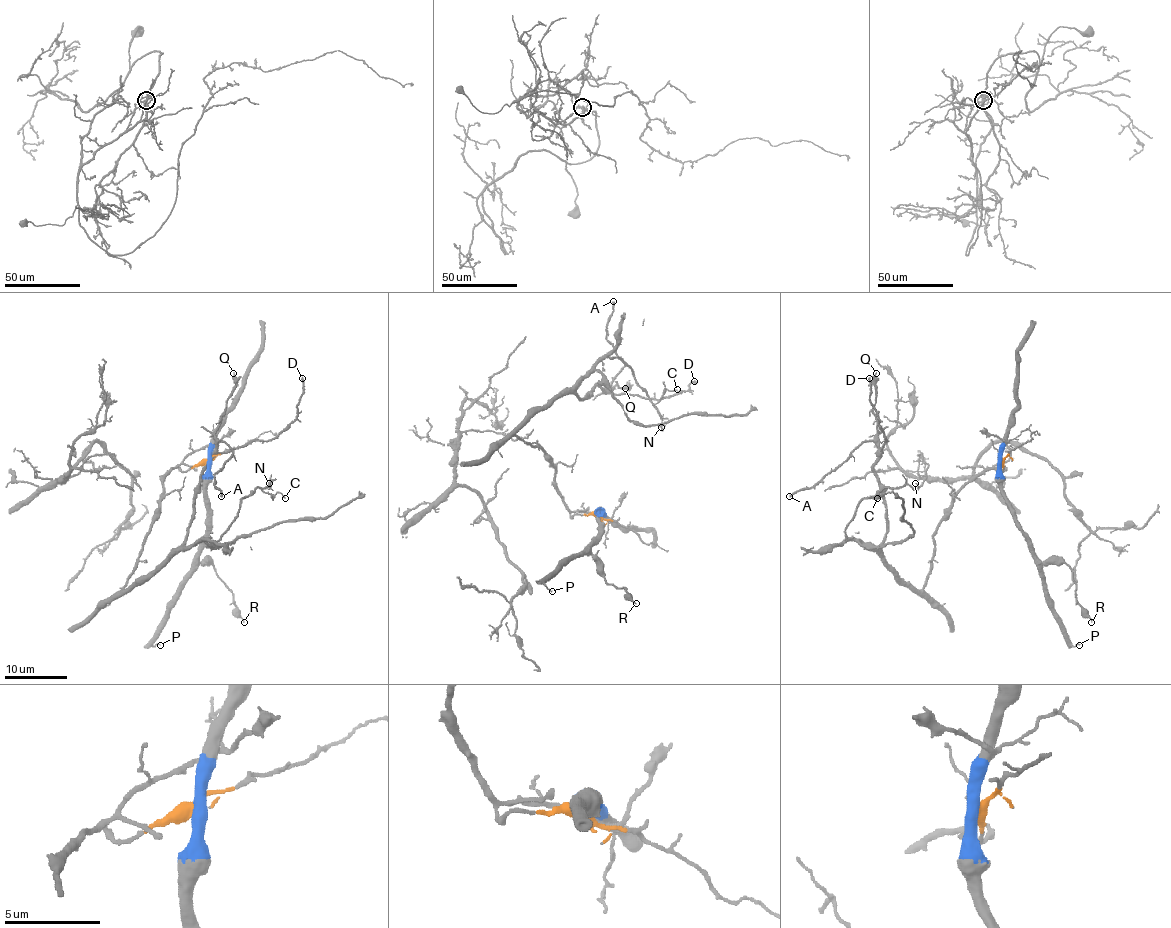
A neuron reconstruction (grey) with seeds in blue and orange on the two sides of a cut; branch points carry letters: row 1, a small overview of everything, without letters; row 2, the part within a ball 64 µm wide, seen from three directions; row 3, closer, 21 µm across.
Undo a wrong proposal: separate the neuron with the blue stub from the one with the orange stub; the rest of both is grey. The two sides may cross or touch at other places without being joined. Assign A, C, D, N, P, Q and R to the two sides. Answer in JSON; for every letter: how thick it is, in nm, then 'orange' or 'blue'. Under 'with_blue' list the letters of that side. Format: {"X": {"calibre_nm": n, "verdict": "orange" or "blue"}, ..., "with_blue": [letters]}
{"A": {"calibre_nm": 240, "verdict": "orange"}, "C": {"calibre_nm": 120, "verdict": "orange"}, "D": {"calibre_nm": 240, "verdict": "orange"}, "N": {"calibre_nm": 110, "verdict": "orange"}, "P": {"calibre_nm": 100, "verdict": "blue"}, "Q": {"calibre_nm": 320, "verdict": "orange"}, "R": {"calibre_nm": 110, "verdict": "blue"}, "with_blue": ["P", "R"]}

